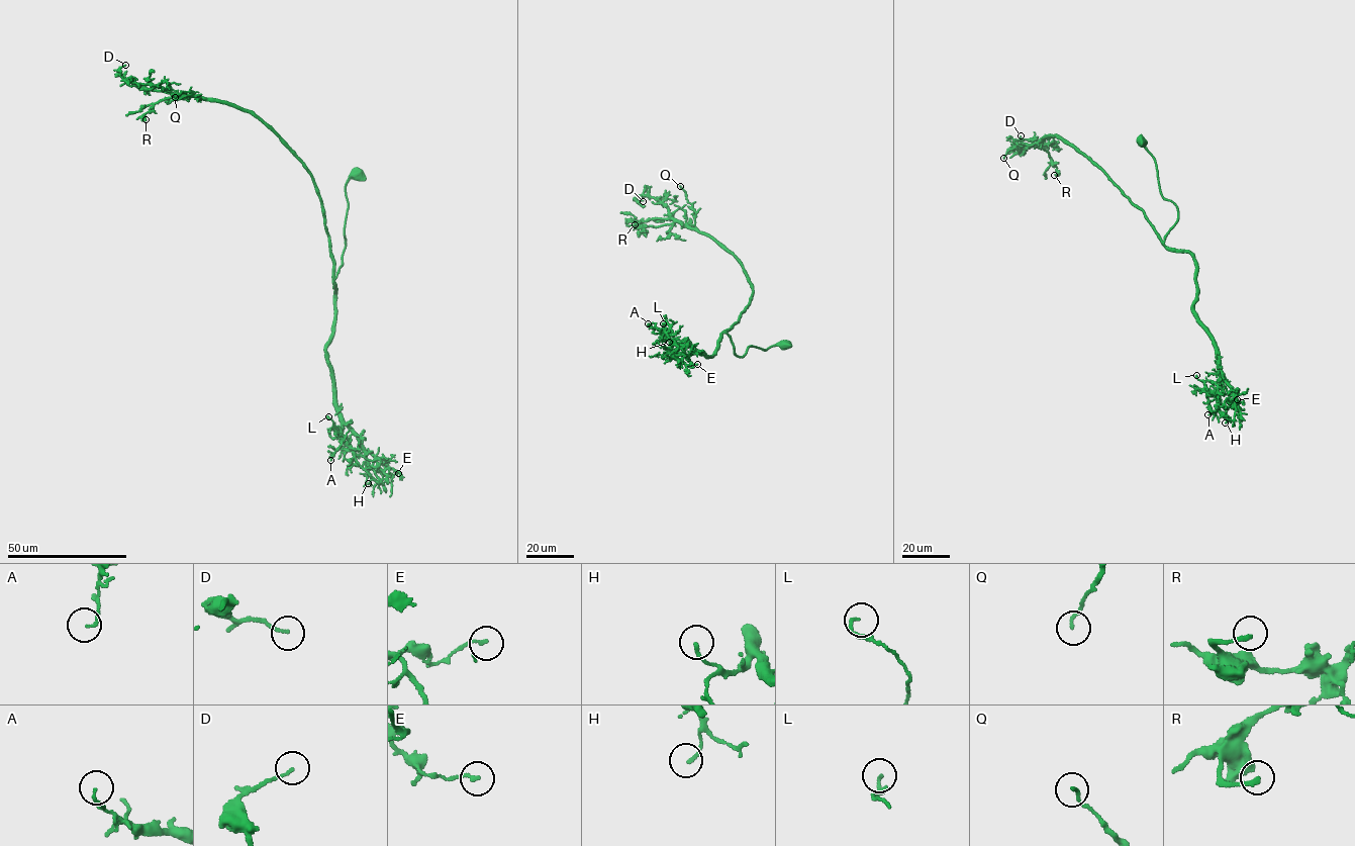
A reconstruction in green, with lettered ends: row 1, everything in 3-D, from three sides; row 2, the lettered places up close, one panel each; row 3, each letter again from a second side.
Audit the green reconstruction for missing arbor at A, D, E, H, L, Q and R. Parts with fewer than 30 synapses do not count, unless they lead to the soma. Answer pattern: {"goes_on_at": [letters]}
{"goes_on_at": []}

